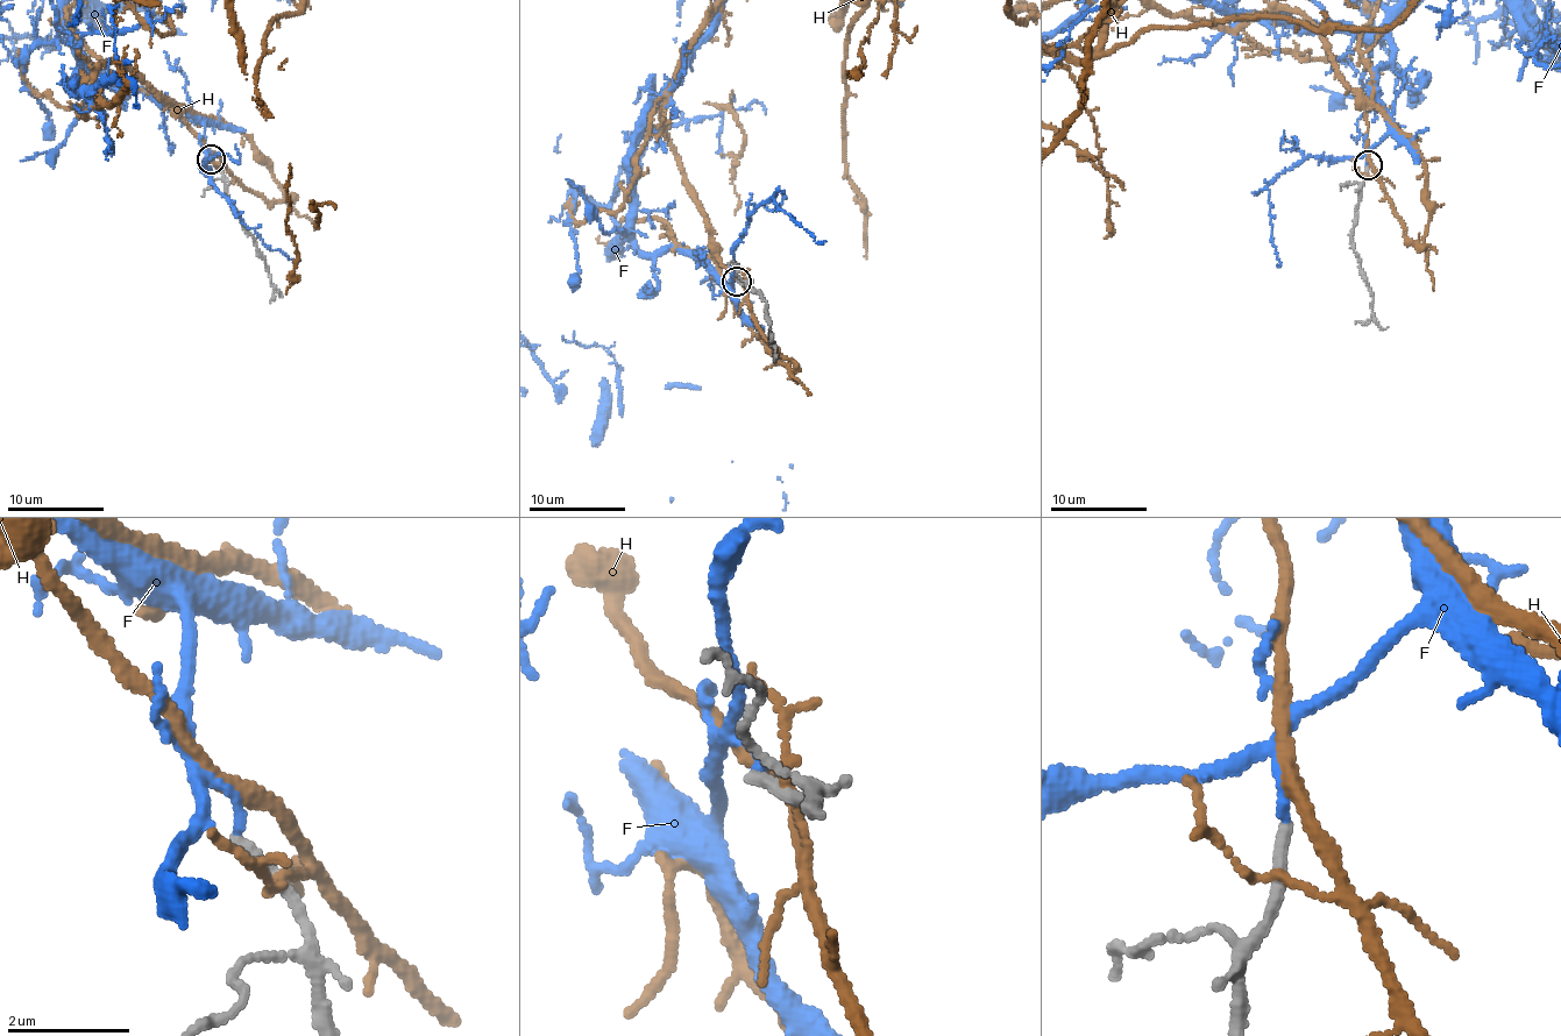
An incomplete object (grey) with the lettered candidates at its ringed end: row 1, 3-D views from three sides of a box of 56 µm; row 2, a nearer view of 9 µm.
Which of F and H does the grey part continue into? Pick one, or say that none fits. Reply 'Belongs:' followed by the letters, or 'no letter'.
Belongs: no letter

